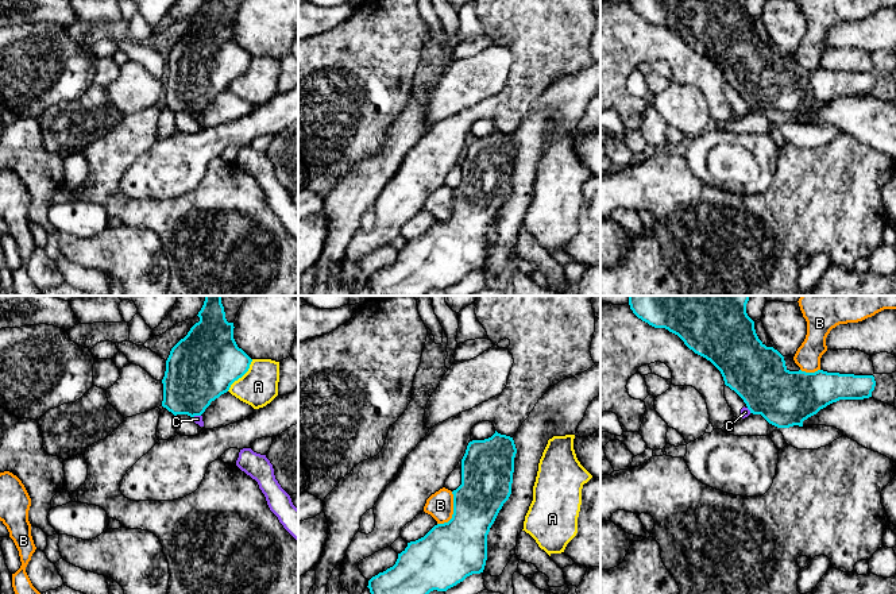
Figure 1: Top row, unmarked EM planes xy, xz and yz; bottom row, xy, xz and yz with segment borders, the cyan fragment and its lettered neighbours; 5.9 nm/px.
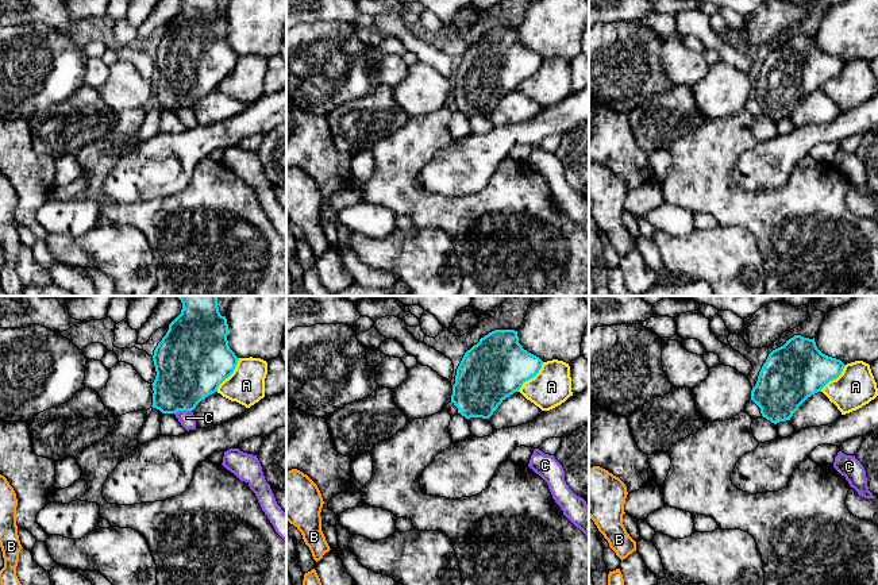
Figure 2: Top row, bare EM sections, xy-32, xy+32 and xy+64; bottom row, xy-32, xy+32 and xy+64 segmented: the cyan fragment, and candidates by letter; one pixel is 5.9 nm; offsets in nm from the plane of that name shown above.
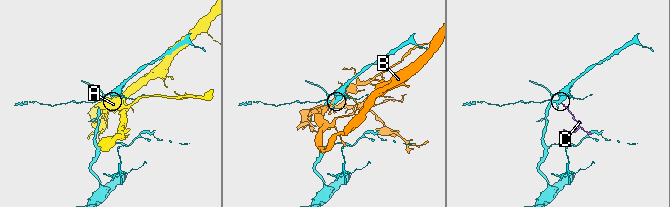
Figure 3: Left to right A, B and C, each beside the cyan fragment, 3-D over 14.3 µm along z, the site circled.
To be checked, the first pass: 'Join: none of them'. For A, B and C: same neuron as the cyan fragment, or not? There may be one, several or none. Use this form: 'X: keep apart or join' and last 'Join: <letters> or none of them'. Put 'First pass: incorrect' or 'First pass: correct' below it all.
A: keep apart
B: keep apart
C: keep apart
Join: none of them
First pass: correct

